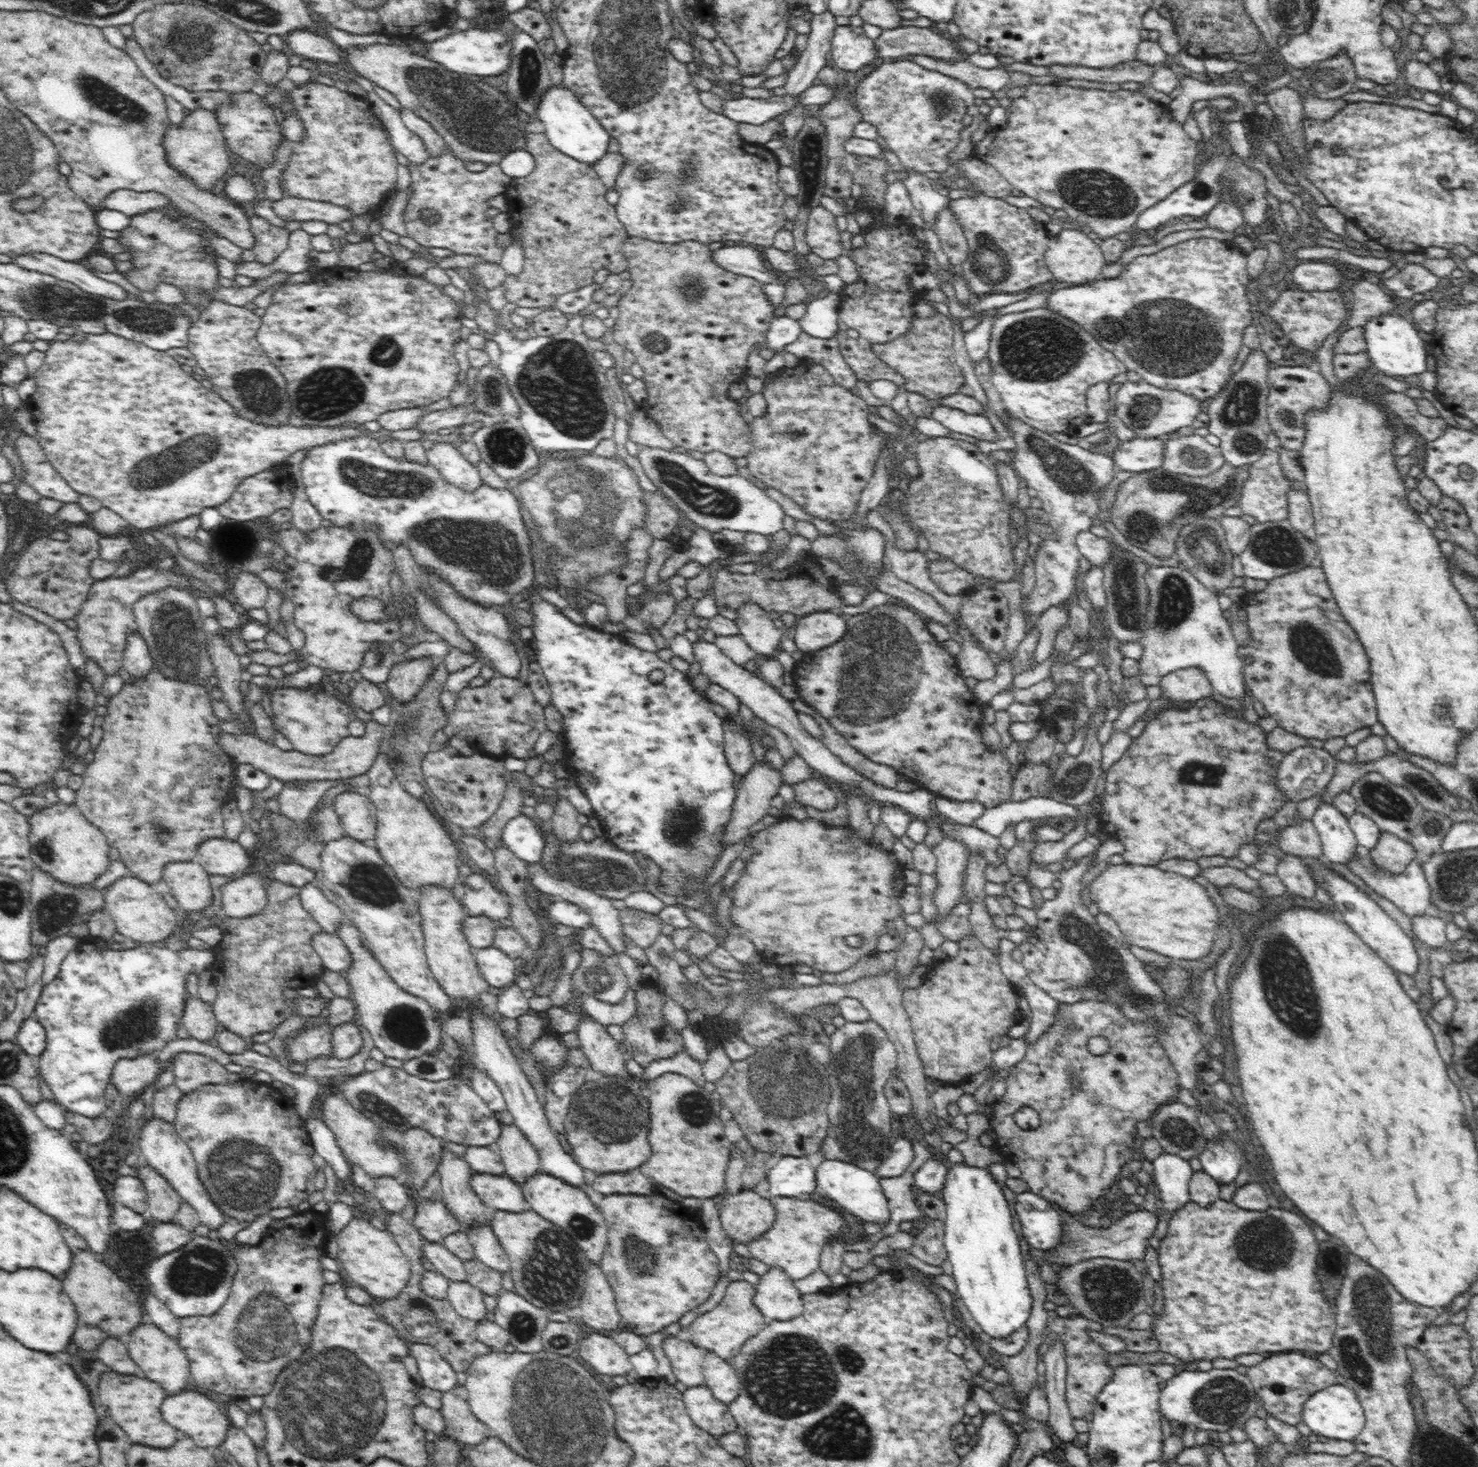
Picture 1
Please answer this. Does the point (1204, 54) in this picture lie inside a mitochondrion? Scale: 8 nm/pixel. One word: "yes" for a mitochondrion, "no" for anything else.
no

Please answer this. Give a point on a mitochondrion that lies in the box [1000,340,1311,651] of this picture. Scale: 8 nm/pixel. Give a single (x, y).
(1197, 497)

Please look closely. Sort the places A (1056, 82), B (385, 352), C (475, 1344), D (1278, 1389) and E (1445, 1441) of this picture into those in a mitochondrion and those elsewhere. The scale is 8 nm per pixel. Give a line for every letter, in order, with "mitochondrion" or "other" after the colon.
A: other
B: mitochondrion
C: other
D: mitochondrion
E: other

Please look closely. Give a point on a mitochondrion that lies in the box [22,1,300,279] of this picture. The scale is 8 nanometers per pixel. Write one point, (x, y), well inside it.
(194, 44)

